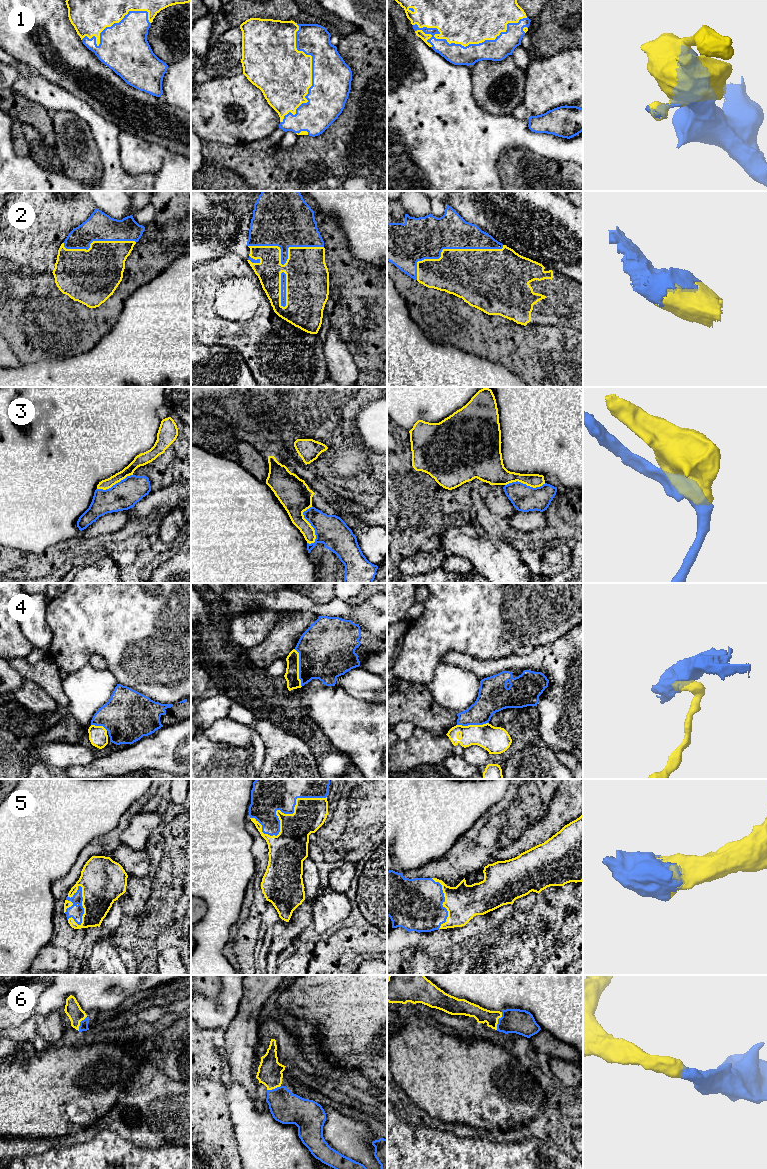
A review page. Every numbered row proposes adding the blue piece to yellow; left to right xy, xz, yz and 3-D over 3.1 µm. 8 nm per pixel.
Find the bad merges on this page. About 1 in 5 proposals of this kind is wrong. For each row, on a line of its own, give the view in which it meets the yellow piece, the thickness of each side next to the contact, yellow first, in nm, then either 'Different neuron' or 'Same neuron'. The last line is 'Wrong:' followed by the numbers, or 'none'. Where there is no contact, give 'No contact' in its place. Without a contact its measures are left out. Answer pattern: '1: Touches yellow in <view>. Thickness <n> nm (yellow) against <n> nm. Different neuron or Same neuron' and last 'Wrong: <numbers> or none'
1: Touches yellow in yz. Thickness 360 nm (yellow) against 180 nm. Same neuron
2: Touches yellow in yz. Thickness 400 nm (yellow) against 340 nm. Same neuron
3: Touches yellow in xz. Thickness 240 nm (yellow) against 240 nm. Different neuron
4: Touches yellow in xz. Thickness 110 nm (yellow) against 420 nm. Different neuron
5: Touches yellow in xz. Thickness 260 nm (yellow) against 400 nm. Same neuron
6: Touches yellow in yz. Thickness 120 nm (yellow) against 200 nm. Same neuron
Wrong: 3, 4

